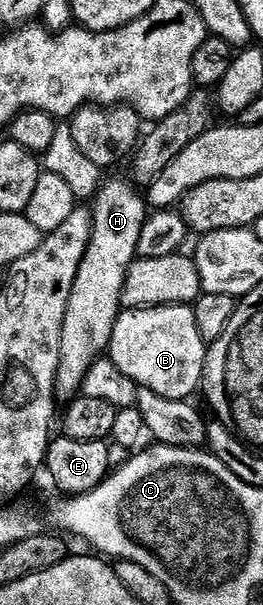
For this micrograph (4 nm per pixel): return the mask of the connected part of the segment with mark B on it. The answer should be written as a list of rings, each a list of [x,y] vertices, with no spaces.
[[[164,304],[158,308],[124,309],[115,322],[107,356],[138,388],[146,388],[168,400],[188,401],[189,395],[202,387],[206,351],[192,307]]]

